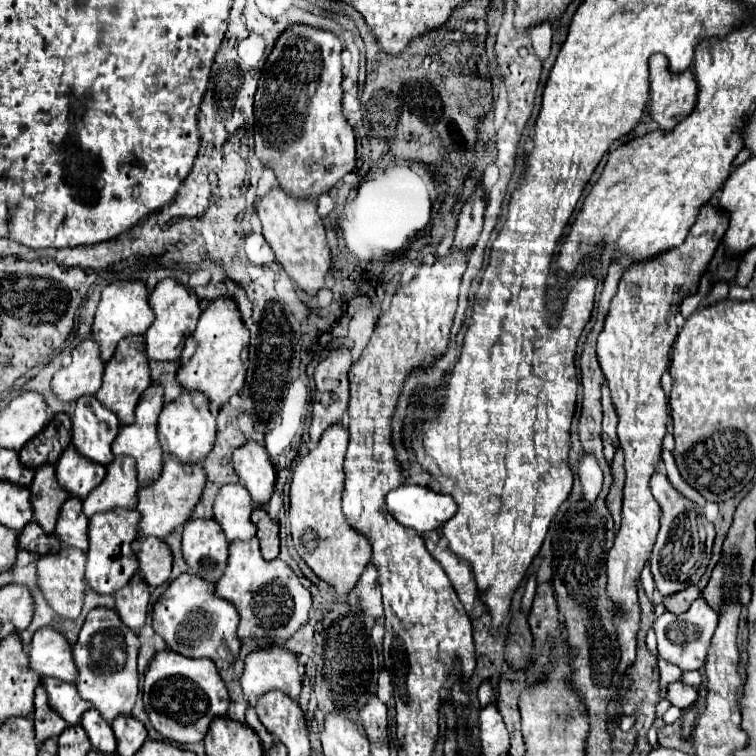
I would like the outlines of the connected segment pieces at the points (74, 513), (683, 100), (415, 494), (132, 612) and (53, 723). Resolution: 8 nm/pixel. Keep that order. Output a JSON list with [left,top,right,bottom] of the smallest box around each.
[[56,498,88,552],[648,54,696,132],[386,484,456,534],[116,574,150,632],[34,688,68,744]]

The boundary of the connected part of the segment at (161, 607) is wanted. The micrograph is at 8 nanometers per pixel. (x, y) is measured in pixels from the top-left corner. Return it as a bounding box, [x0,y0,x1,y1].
[152,574,240,668]

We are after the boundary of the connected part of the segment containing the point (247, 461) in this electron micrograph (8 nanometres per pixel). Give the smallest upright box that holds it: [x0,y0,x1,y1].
[234,440,276,504]

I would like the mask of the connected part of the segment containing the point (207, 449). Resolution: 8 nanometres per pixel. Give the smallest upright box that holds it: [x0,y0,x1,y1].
[158,394,216,464]

